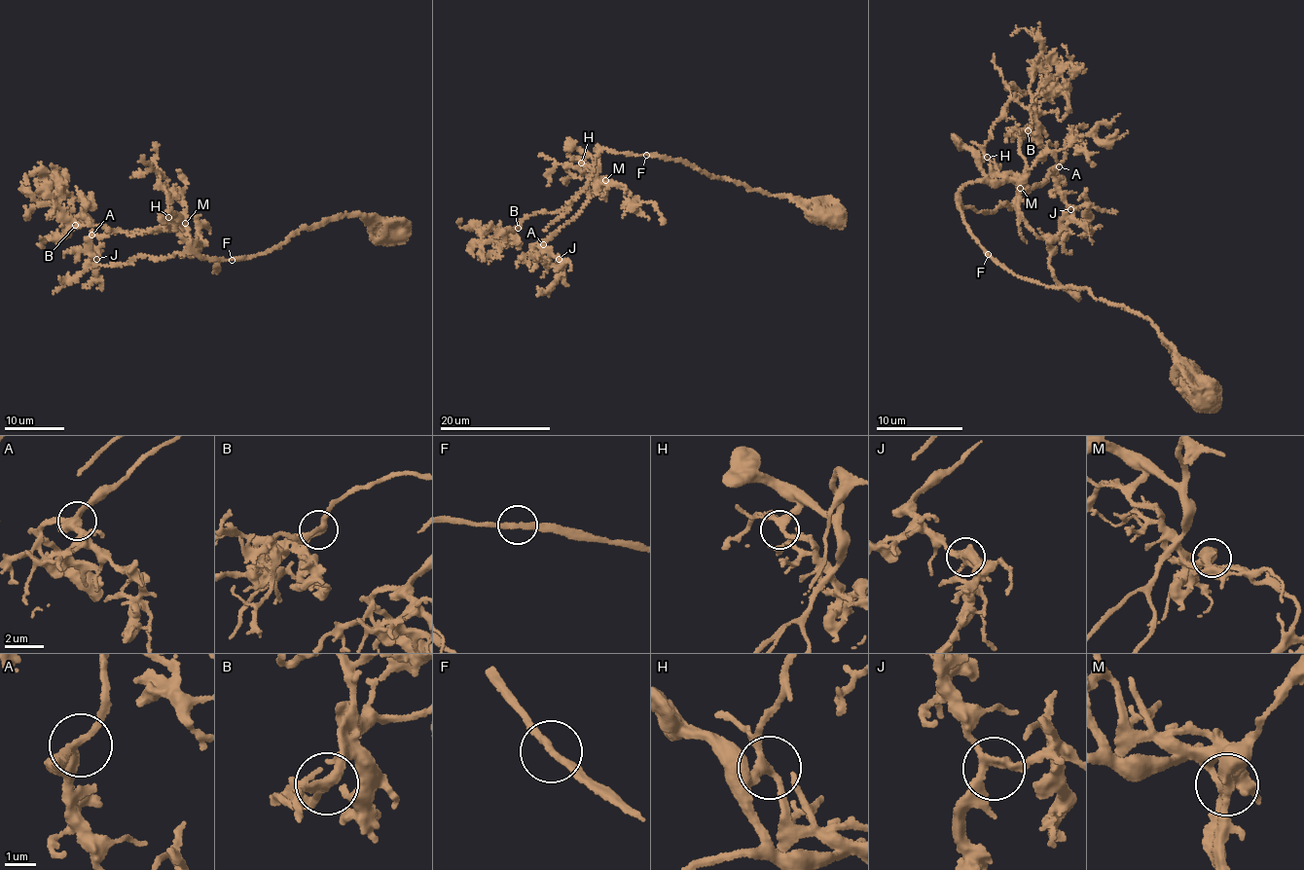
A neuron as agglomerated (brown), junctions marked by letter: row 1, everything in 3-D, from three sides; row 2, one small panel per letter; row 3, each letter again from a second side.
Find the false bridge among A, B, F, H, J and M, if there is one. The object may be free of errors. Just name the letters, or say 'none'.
none

